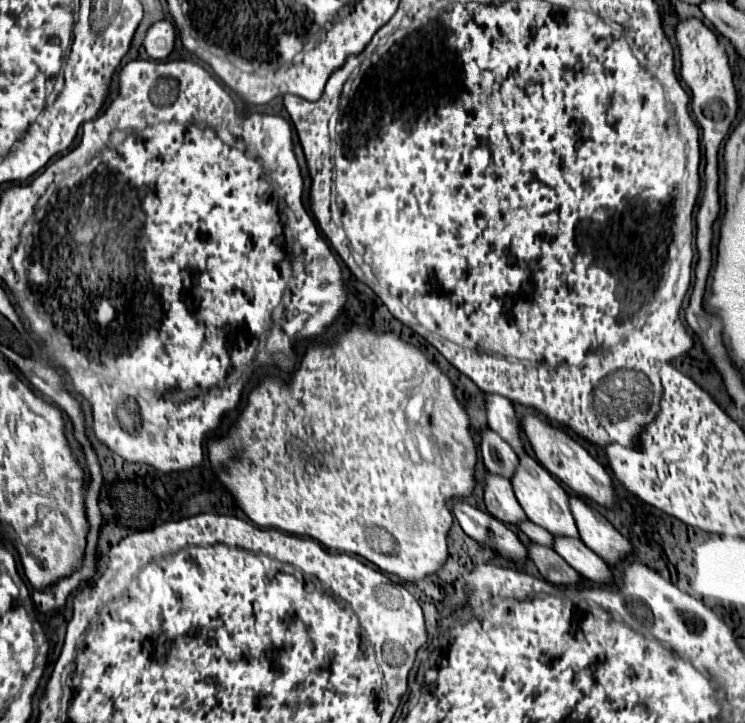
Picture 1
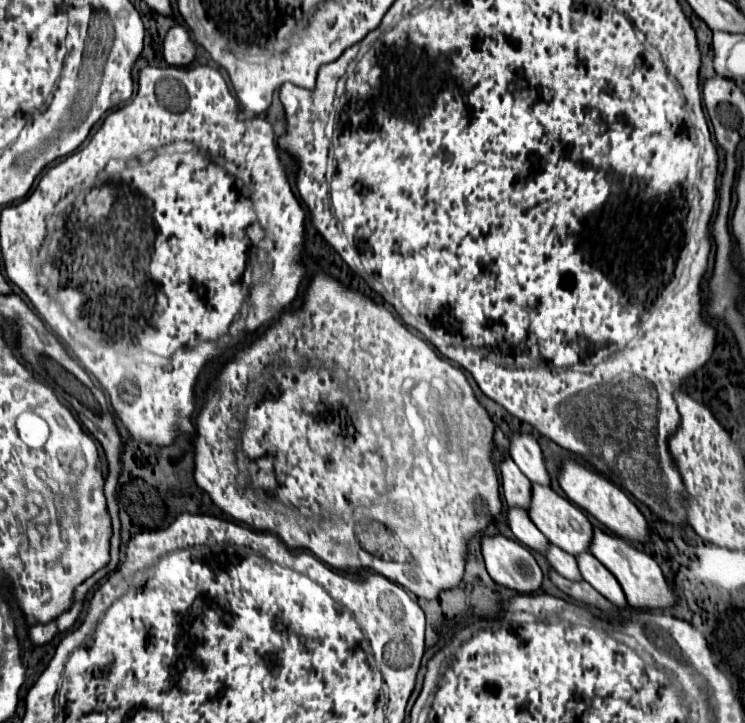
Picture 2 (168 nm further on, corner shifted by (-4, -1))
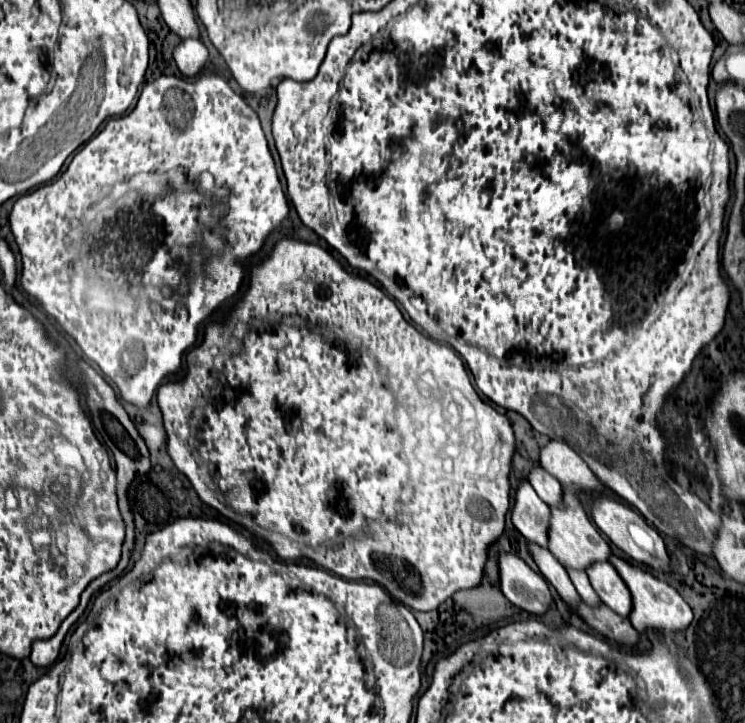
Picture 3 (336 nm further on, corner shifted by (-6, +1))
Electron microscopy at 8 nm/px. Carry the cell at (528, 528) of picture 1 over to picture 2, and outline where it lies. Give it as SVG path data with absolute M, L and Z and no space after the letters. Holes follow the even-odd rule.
M550 546L548 552L546 552L546 558L548 558L550 566L552 566L560 576L564 576L564 578L568 578L568 580L576 580L576 582L582 580L574 556L566 554L564 550L560 550L560 548L556 548L556 546Z

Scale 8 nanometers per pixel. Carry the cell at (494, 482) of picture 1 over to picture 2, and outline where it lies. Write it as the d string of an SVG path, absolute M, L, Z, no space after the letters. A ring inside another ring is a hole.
M510 508L508 526L520 544L524 544L526 548L530 548L534 552L546 554L546 550L548 550L546 536L534 526L534 522L526 516L526 512L522 508Z

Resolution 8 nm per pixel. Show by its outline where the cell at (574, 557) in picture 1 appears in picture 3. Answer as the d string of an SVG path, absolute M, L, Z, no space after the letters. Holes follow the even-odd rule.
M596 562L586 570L586 574L590 578L592 588L606 606L610 606L620 616L630 614L632 610L630 592L610 562Z

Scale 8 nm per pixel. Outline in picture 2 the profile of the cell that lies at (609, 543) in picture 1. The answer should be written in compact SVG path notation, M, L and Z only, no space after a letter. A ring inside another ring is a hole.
M596 528L594 538L592 538L592 546L590 546L590 554L594 554L616 576L616 580L620 582L620 586L626 594L630 608L640 608L640 610L656 608L656 610L660 610L660 608L672 608L676 604L678 596L664 580L662 570L656 564L656 560L652 556L648 556L646 552L634 548L630 542Z

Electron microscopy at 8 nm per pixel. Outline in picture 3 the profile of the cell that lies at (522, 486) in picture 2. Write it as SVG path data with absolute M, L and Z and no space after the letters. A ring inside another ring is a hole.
M522 480L518 484L512 508L512 524L516 526L516 530L526 540L536 542L540 546L548 546L548 518L550 508L538 498L530 482Z

